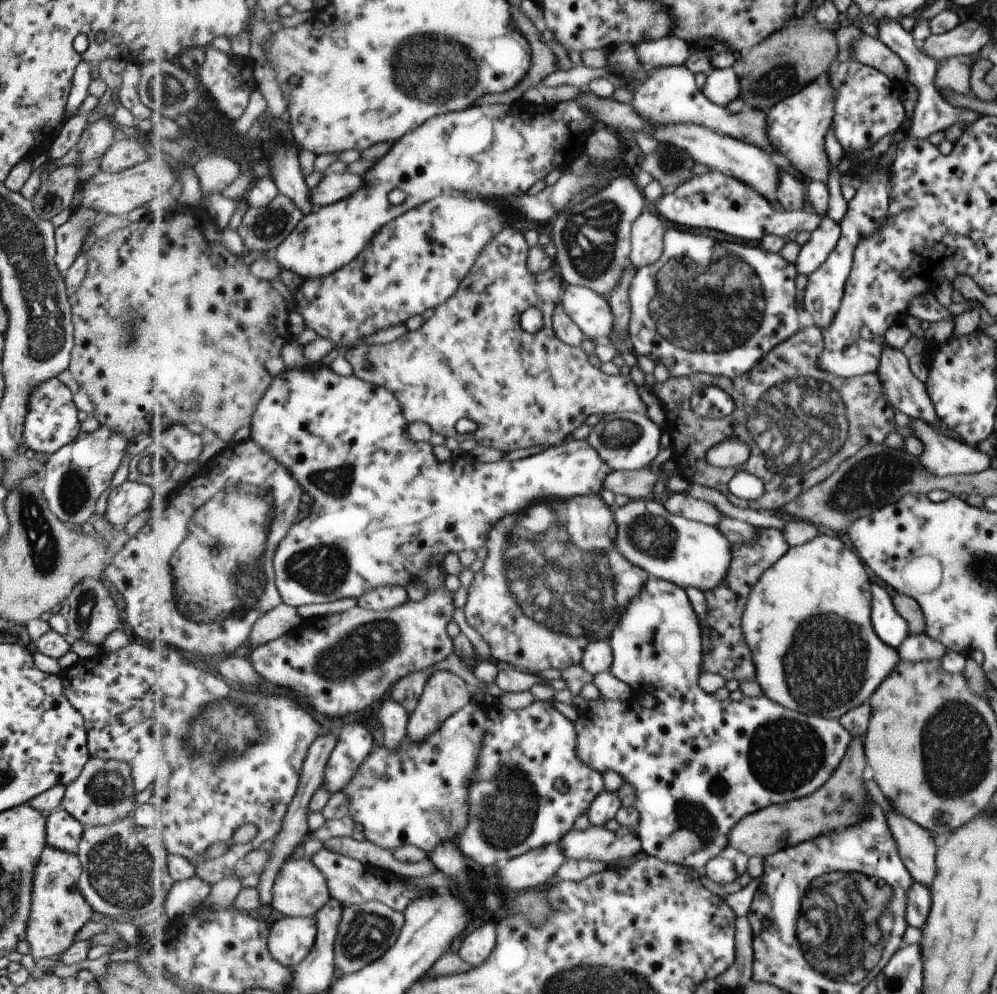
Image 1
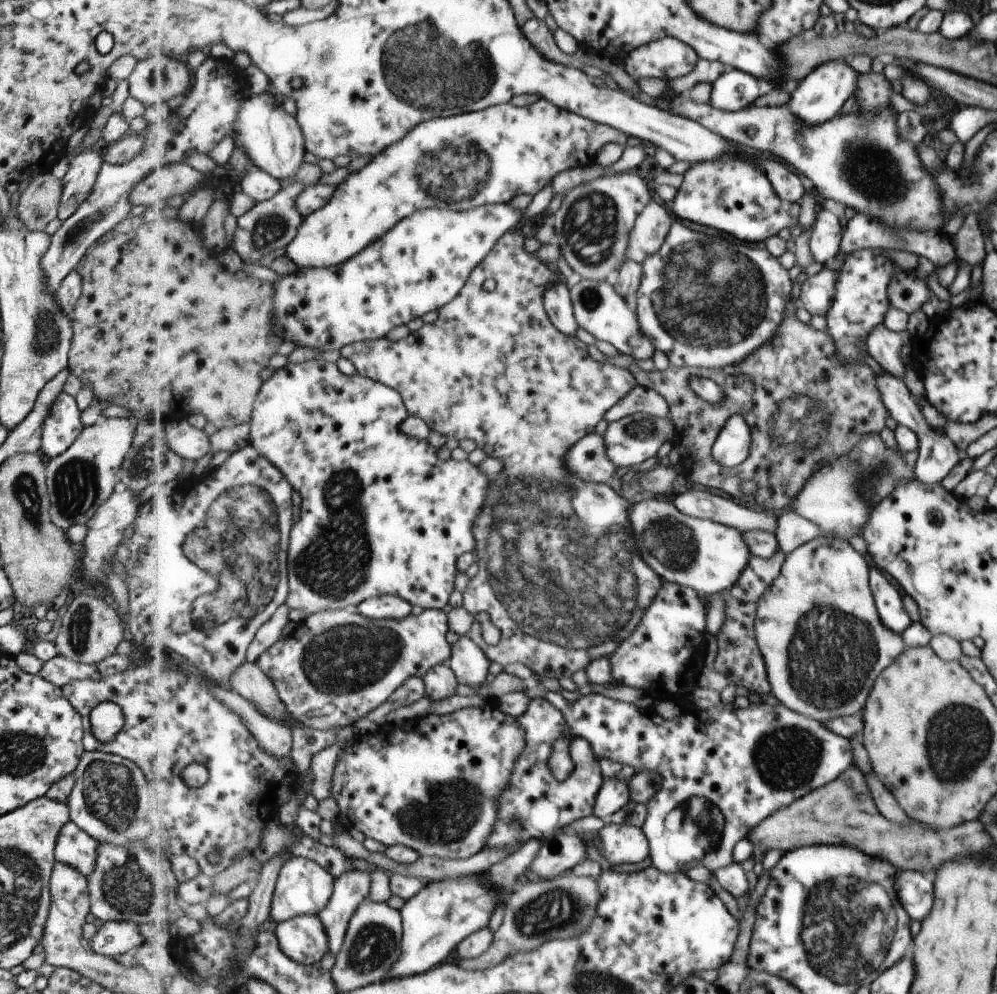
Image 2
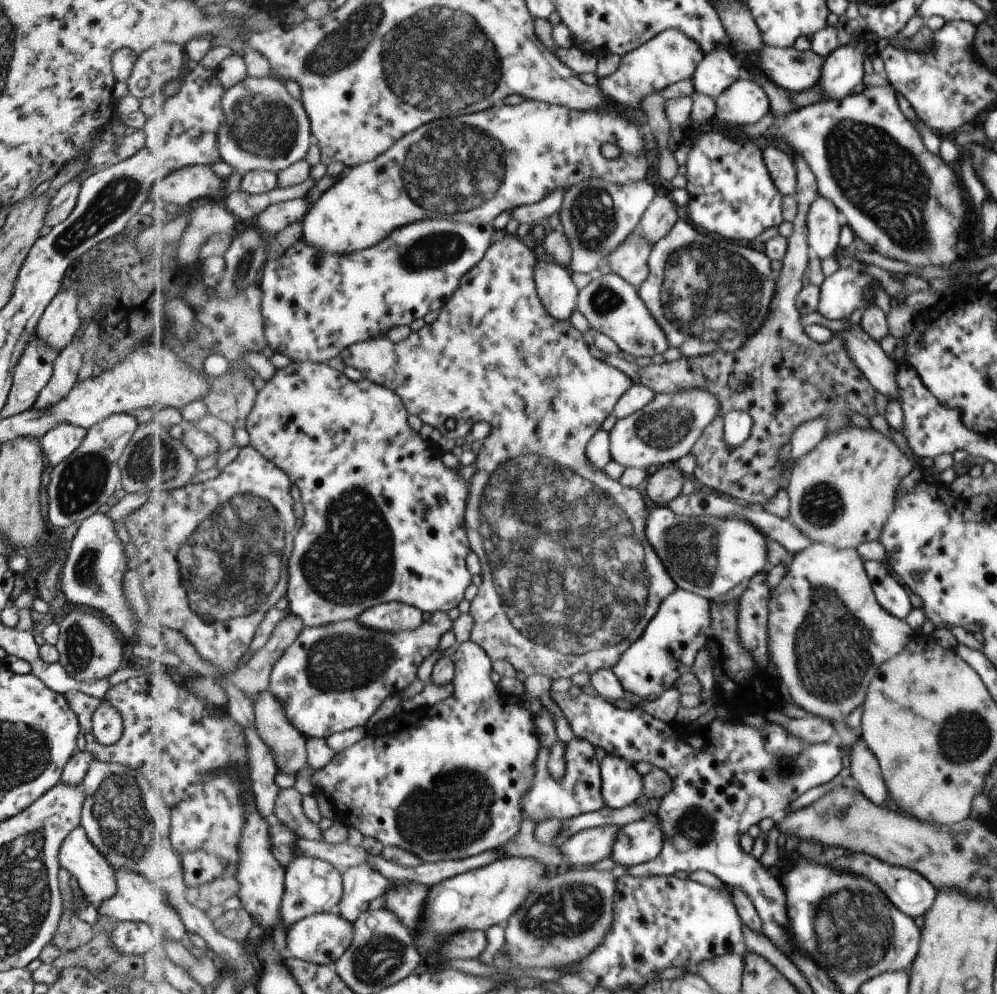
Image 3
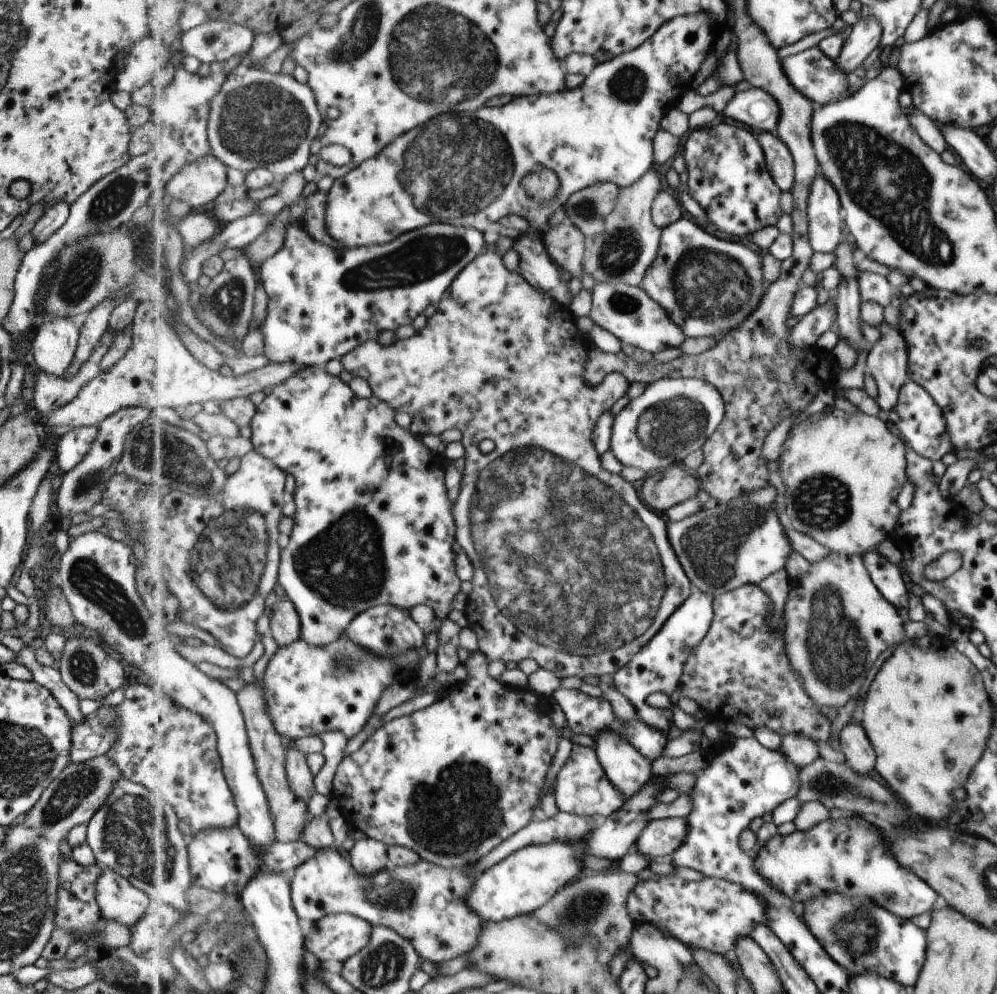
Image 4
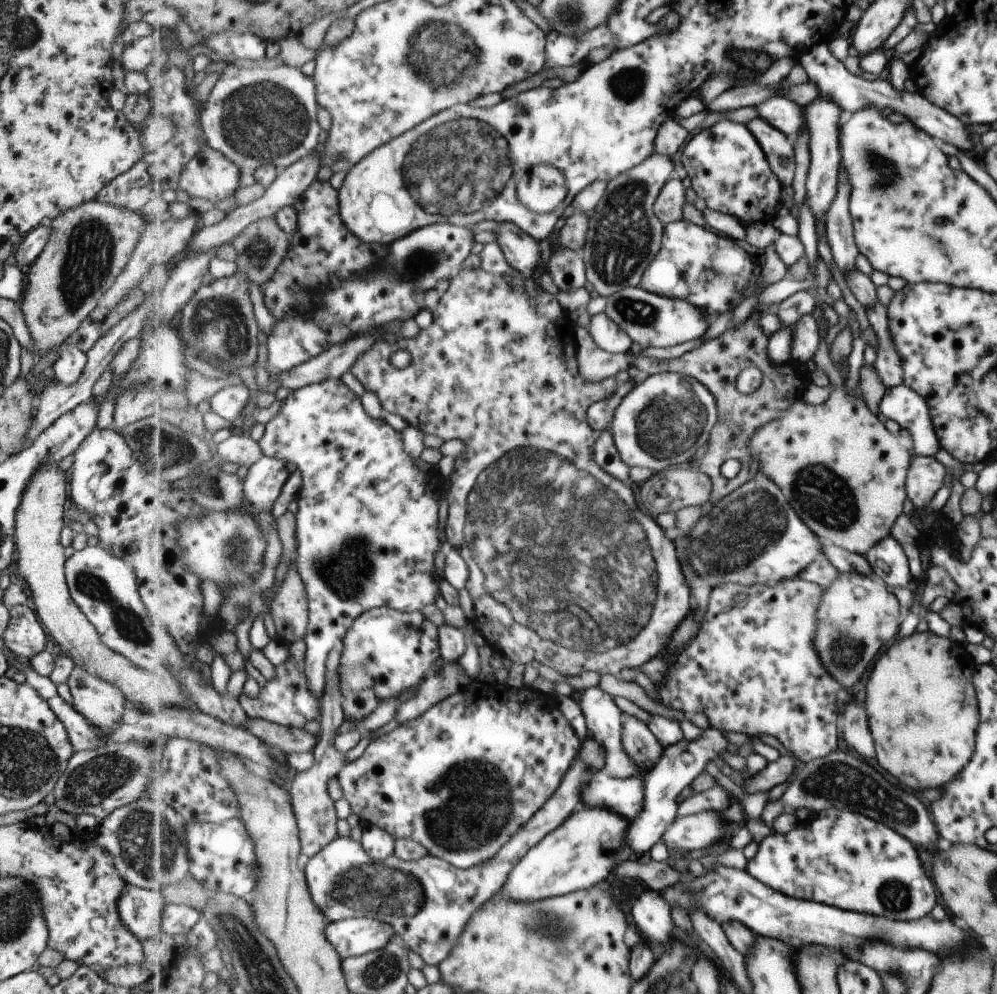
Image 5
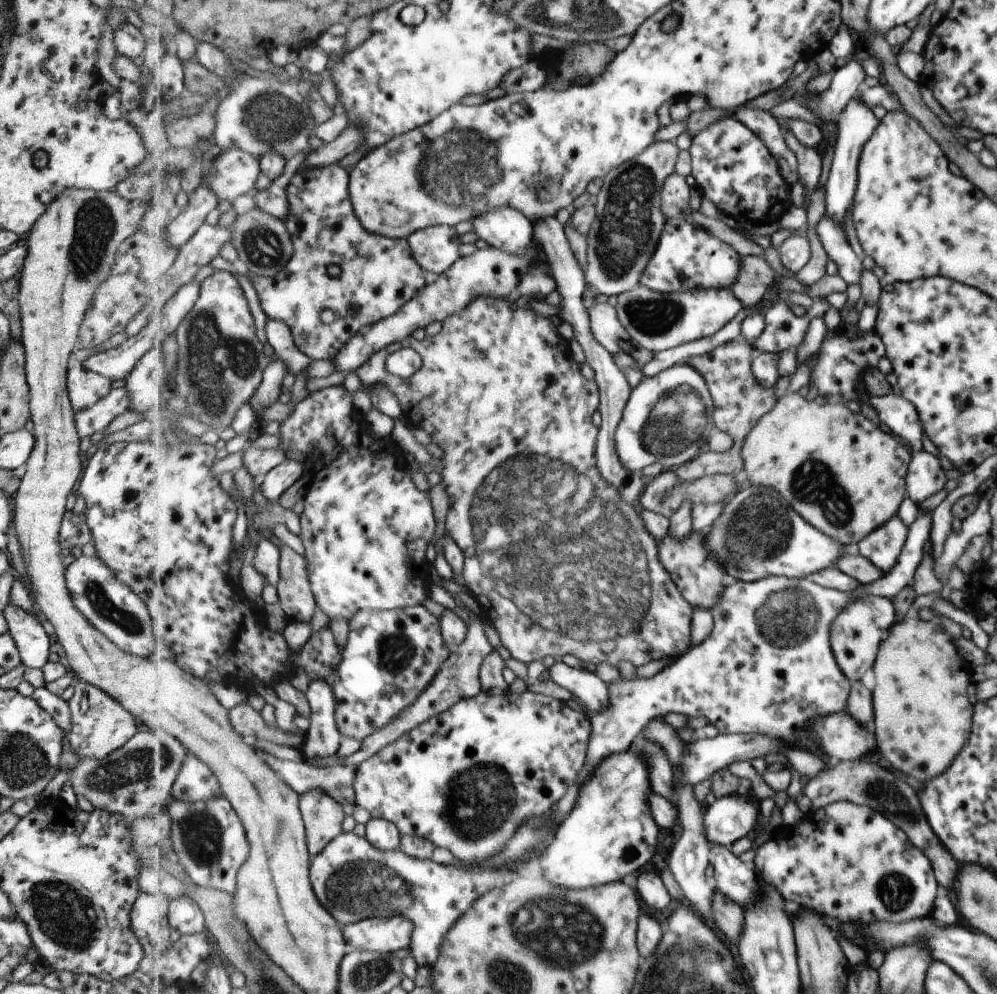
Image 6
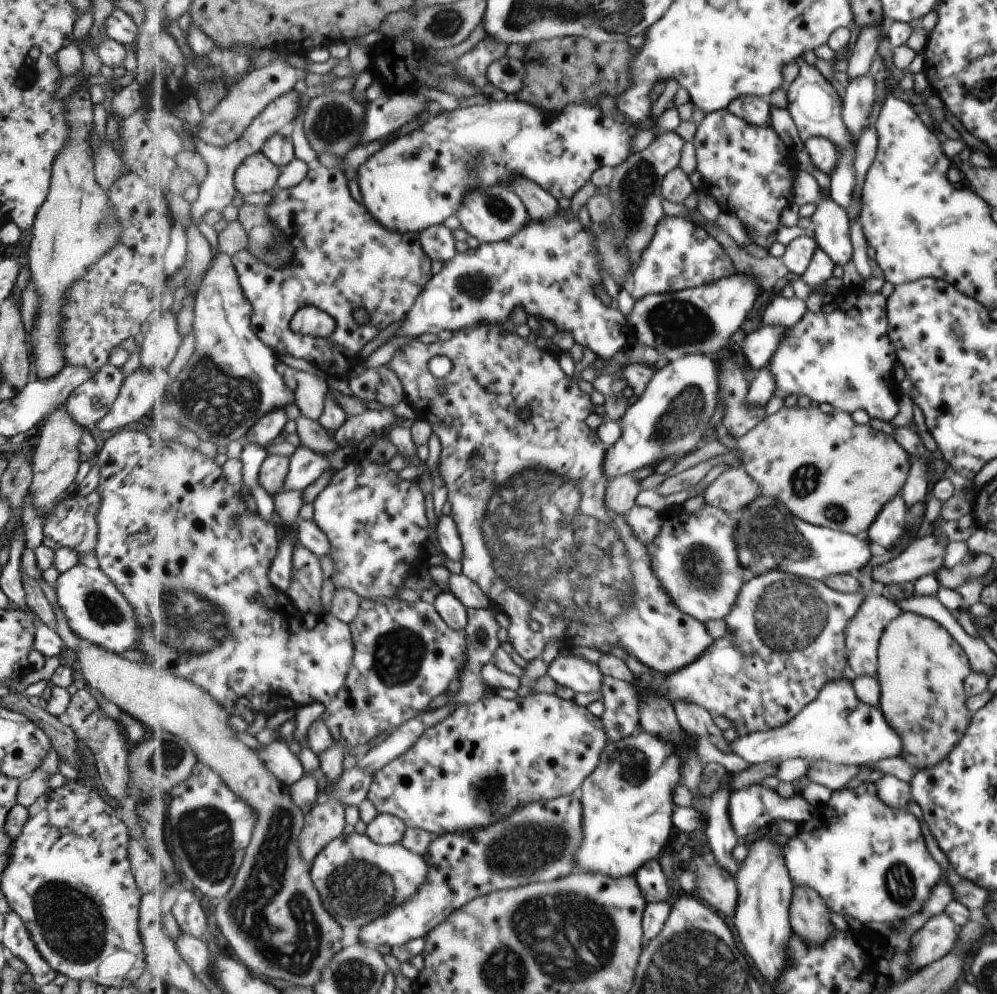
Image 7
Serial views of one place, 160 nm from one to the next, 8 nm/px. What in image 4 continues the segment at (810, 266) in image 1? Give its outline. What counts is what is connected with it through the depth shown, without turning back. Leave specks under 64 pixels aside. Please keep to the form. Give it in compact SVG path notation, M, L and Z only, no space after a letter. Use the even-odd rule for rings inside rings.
M817 174L808 200L809 236L814 252L833 252L842 238L842 212L838 194L831 183Z

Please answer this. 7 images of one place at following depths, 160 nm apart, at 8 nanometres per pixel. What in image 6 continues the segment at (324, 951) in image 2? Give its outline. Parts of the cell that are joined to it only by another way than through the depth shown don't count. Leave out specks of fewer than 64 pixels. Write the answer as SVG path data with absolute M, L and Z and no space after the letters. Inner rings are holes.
M405 916L369 918L345 926L345 942L359 952L391 952L410 949L413 922Z

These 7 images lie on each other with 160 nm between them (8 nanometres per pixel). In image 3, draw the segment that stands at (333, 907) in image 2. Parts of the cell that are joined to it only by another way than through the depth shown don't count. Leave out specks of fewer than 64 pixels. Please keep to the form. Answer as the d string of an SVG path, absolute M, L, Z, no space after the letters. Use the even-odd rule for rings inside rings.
M371 863L354 866L342 877L344 895L336 911L339 910L339 913L347 920L354 923L359 915L369 908L369 902L373 902L379 896L384 896L393 886L393 882Z

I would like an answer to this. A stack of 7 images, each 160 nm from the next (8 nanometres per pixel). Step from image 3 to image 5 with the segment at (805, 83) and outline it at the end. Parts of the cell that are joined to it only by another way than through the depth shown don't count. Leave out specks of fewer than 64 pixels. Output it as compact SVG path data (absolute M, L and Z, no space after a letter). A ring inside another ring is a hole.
M819 43L798 61L807 72L809 81L817 85L818 94L828 96L844 112L844 115L871 107L886 110L889 113L897 112L941 143L947 142L947 144L952 144L955 148L971 154L978 149L975 138L967 133L967 128L952 113L930 103L917 90L912 93L903 89L895 90L891 87L886 75L878 76L875 80L864 80L860 75L849 73L843 67L842 61L835 60L831 56L826 46L826 43Z

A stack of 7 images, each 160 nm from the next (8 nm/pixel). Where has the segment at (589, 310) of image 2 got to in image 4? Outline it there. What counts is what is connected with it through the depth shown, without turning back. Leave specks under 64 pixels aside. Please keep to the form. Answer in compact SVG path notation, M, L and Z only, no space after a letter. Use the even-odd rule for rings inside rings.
M597 281L590 293L592 298L590 318L595 324L609 329L609 332L622 340L623 344L628 344L629 349L639 348L657 354L665 348L681 348L688 338L680 325L670 319L670 314L664 306L653 300L641 286L632 287L624 282L615 284Z

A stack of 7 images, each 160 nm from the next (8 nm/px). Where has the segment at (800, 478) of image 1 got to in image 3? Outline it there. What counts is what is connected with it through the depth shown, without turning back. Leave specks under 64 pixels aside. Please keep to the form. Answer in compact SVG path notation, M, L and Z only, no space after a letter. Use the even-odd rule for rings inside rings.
M794 154L796 167L798 168L798 185L795 194L797 200L797 214L794 218L794 229L788 238L788 251L784 258L783 268L777 276L776 296L772 300L771 312L761 330L757 331L740 350L715 351L711 355L696 356L690 359L681 357L674 361L666 361L662 364L639 367L634 362L625 360L619 354L607 355L605 361L615 368L621 369L627 376L634 380L635 385L645 385L657 394L673 394L691 387L706 388L714 392L722 406L722 414L719 415L705 430L697 441L692 454L696 457L697 466L691 477L697 478L705 487L728 494L737 500L743 500L748 504L767 504L773 500L773 496L783 486L783 463L779 460L781 448L788 442L792 442L793 431L808 420L816 419L823 415L826 419L826 430L829 432L843 429L848 424L848 414L857 413L870 418L875 412L873 408L873 388L869 386L867 378L853 364L844 348L840 338L831 336L825 344L819 344L811 340L801 326L801 313L798 306L800 292L804 290L803 278L809 268L810 254L808 235L808 212L812 204L816 202L819 194L817 175L809 166L806 158L801 154ZM731 411L743 411L749 413L754 420L751 436L737 448L729 446L724 435L724 416Z

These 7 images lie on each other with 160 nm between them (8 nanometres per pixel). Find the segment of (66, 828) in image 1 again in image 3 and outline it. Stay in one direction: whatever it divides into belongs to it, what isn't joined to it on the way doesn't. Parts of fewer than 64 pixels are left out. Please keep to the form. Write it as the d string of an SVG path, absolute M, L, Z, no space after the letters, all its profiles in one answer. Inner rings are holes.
M80 826L70 830L60 844L58 865L60 868L67 870L77 880L84 898L95 909L115 894L115 871L107 864L107 861L99 854L99 851L87 840L86 834Z

